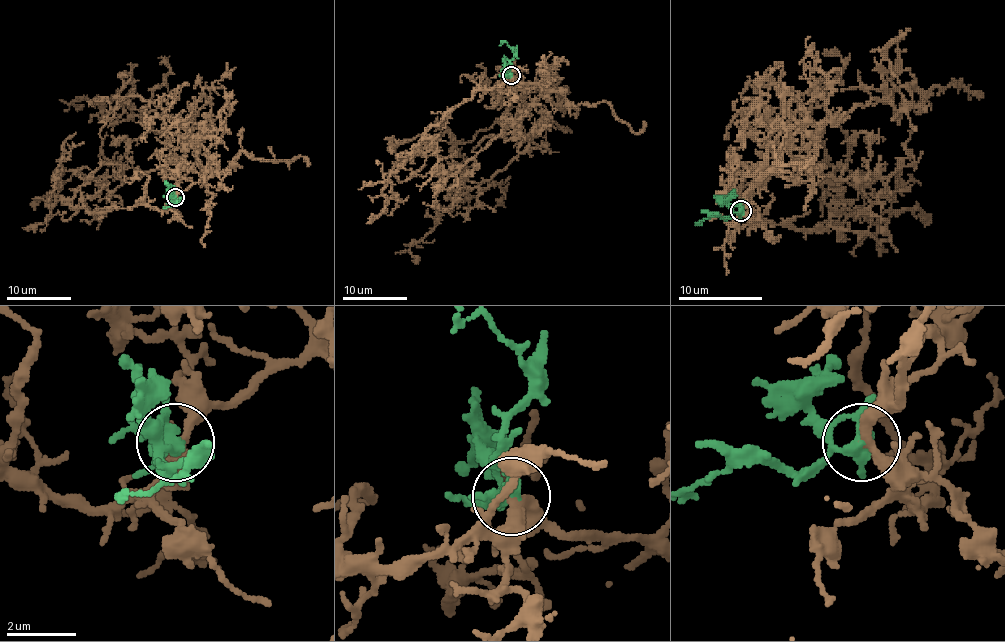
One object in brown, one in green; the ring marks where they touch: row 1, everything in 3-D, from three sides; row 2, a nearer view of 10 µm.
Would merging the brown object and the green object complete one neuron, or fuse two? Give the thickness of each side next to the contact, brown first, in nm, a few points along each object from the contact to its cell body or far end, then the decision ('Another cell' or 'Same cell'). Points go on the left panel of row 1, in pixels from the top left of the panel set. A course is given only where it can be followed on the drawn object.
Thickness 280 nm (brown) against 360 nm. Course of brown: (174, 197), (210, 174), (202, 147), (186, 148), (189, 130), (171, 116), (108, 100), (77, 98), (80, 109). Course of green: (174, 197), (174, 202), (177, 200), (163, 208). Same cell

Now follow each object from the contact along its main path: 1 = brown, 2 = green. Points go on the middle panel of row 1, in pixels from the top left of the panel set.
1: (510, 76), (546, 90), (522, 120), (525, 141), (518, 154), (437, 213), (436, 226), (410, 251), (416, 264)
2: (510, 76), (513, 52), (505, 42), (499, 45)

